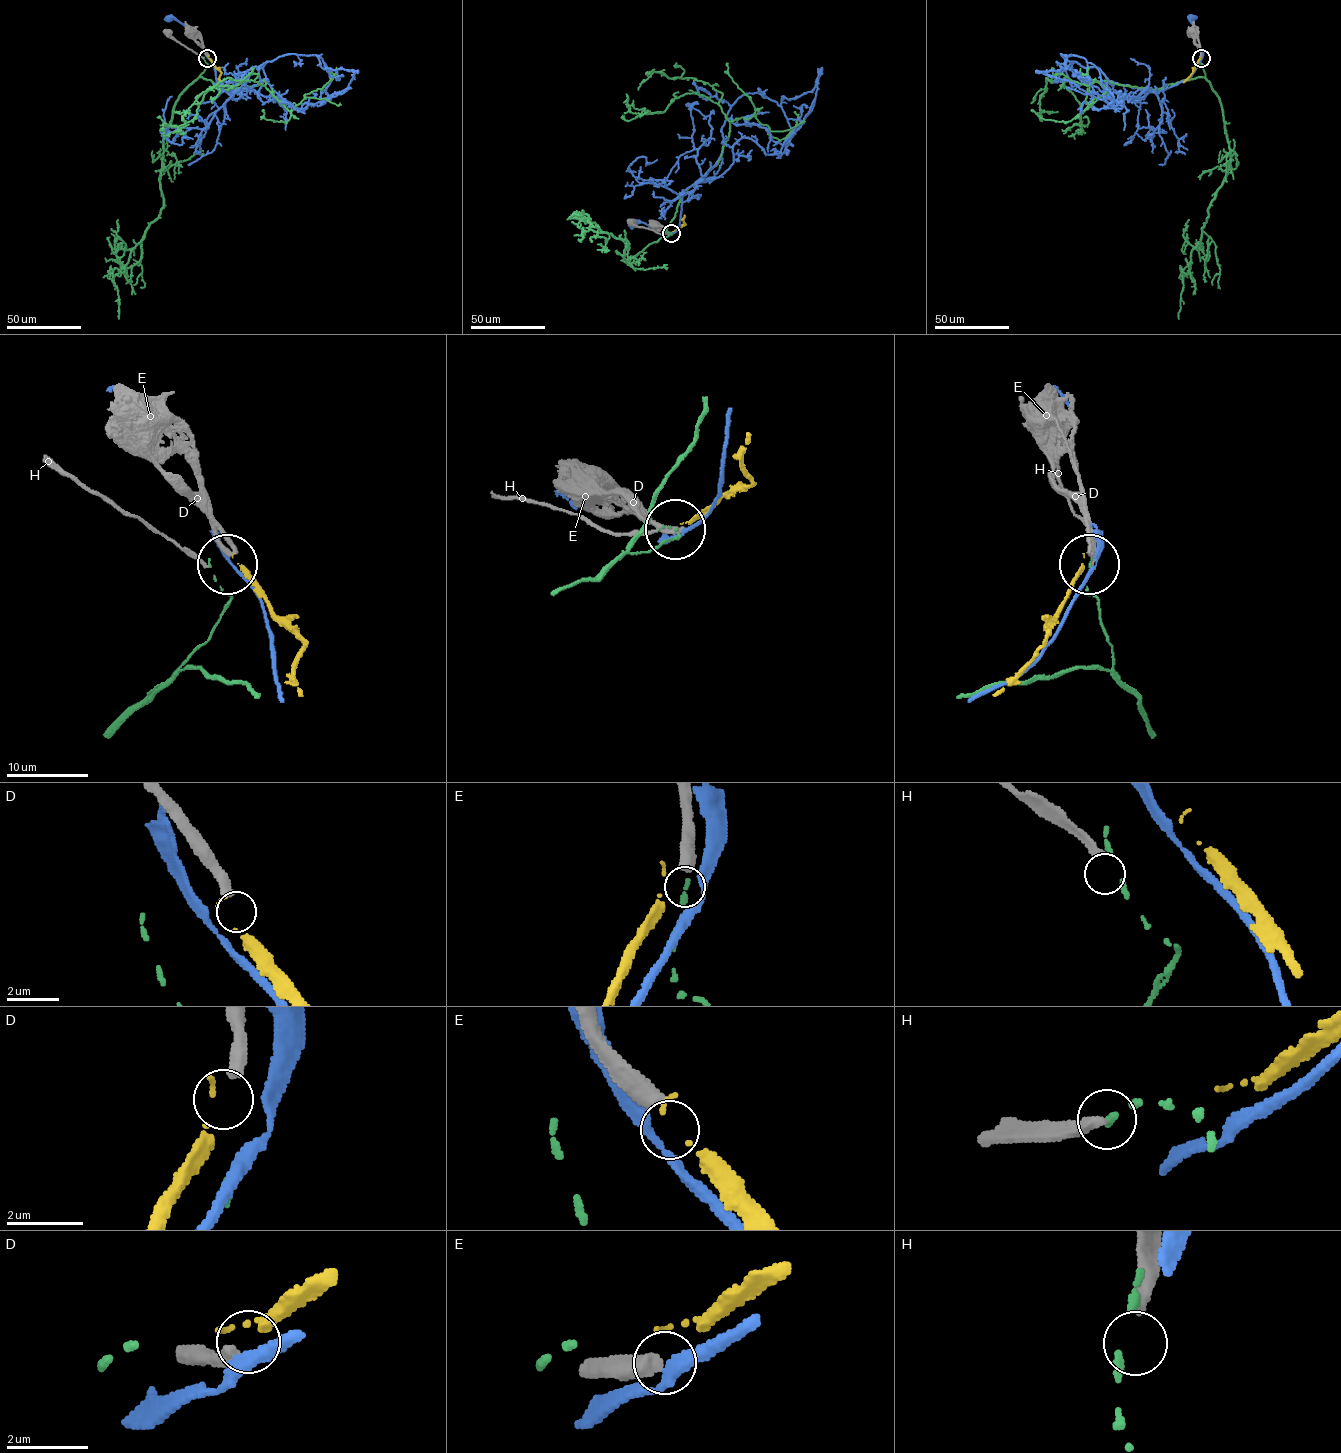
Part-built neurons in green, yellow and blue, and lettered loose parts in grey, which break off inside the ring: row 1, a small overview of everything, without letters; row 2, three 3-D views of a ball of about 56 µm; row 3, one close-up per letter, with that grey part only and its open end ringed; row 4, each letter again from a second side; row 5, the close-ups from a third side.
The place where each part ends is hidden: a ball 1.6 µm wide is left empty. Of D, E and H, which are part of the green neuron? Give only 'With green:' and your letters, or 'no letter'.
With green: no letter

